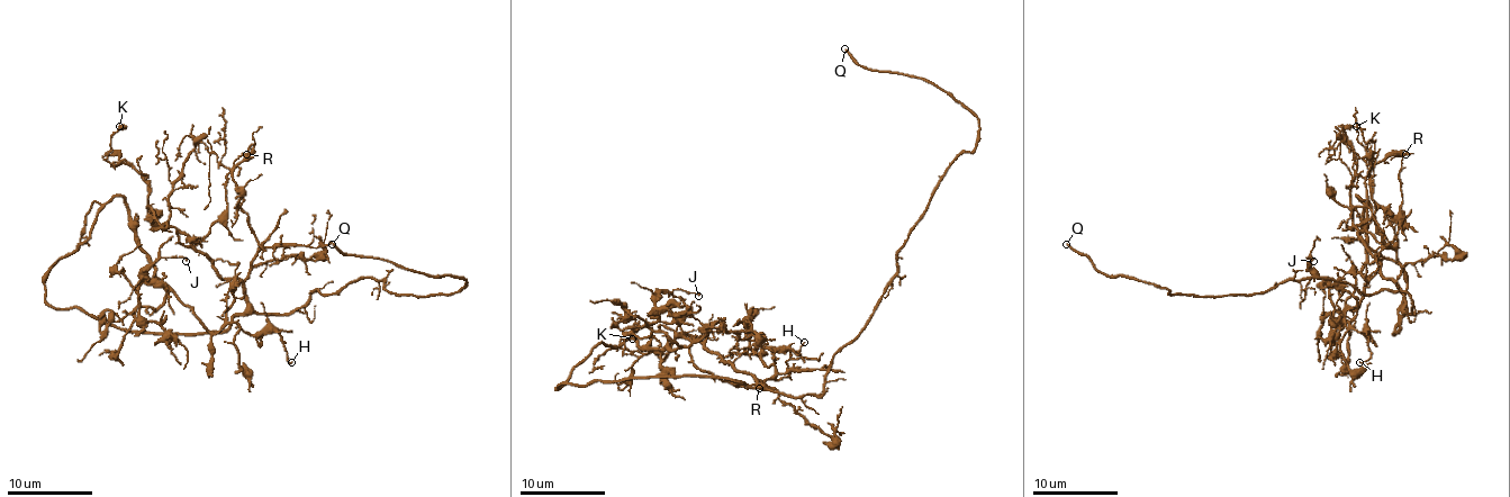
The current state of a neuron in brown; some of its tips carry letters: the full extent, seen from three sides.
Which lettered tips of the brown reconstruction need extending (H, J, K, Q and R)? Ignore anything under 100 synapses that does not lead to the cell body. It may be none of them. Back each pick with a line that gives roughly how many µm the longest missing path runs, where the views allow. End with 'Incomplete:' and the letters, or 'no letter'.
Q: missing 15 µm
Incomplete: Q

